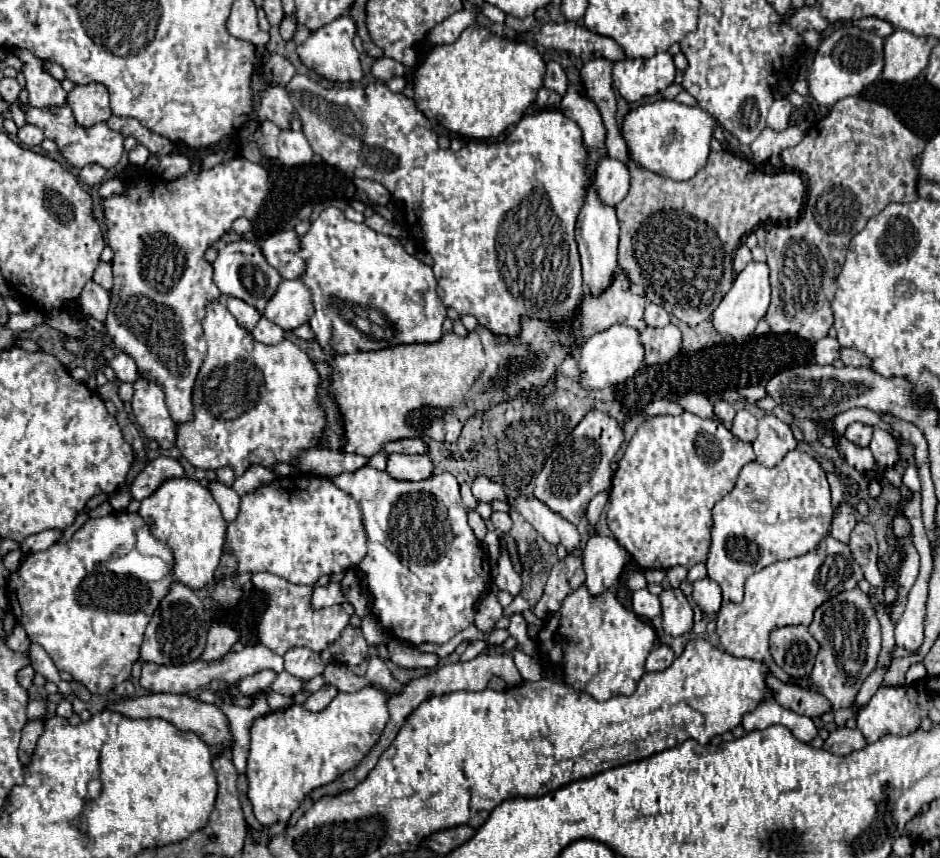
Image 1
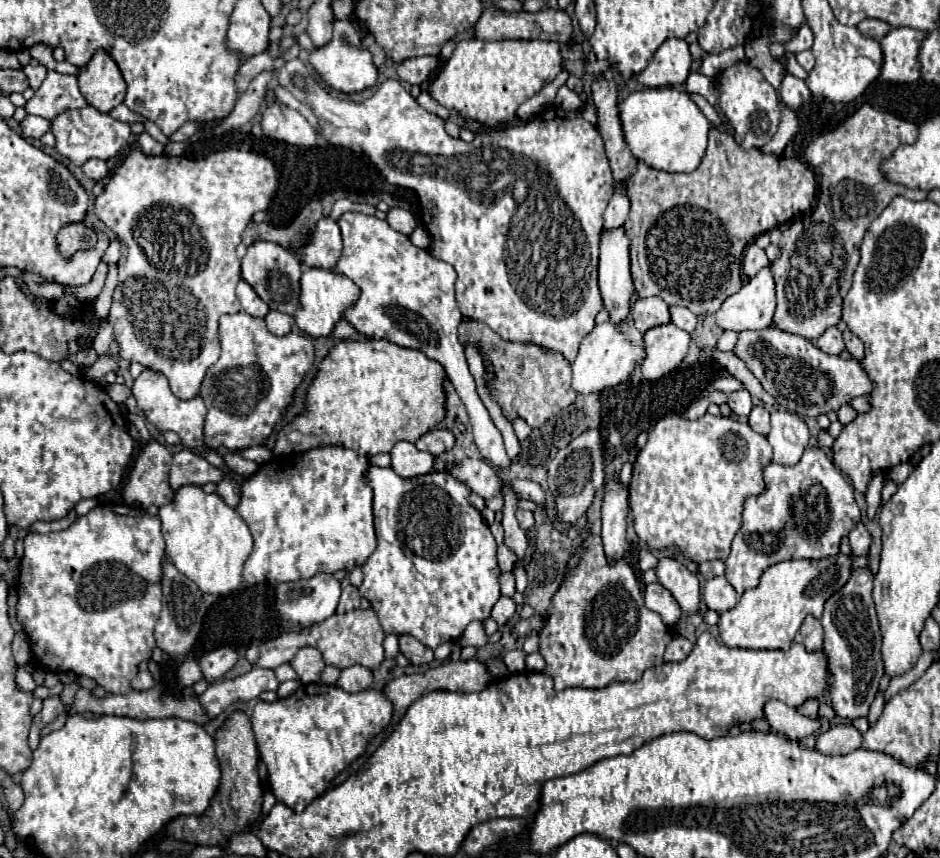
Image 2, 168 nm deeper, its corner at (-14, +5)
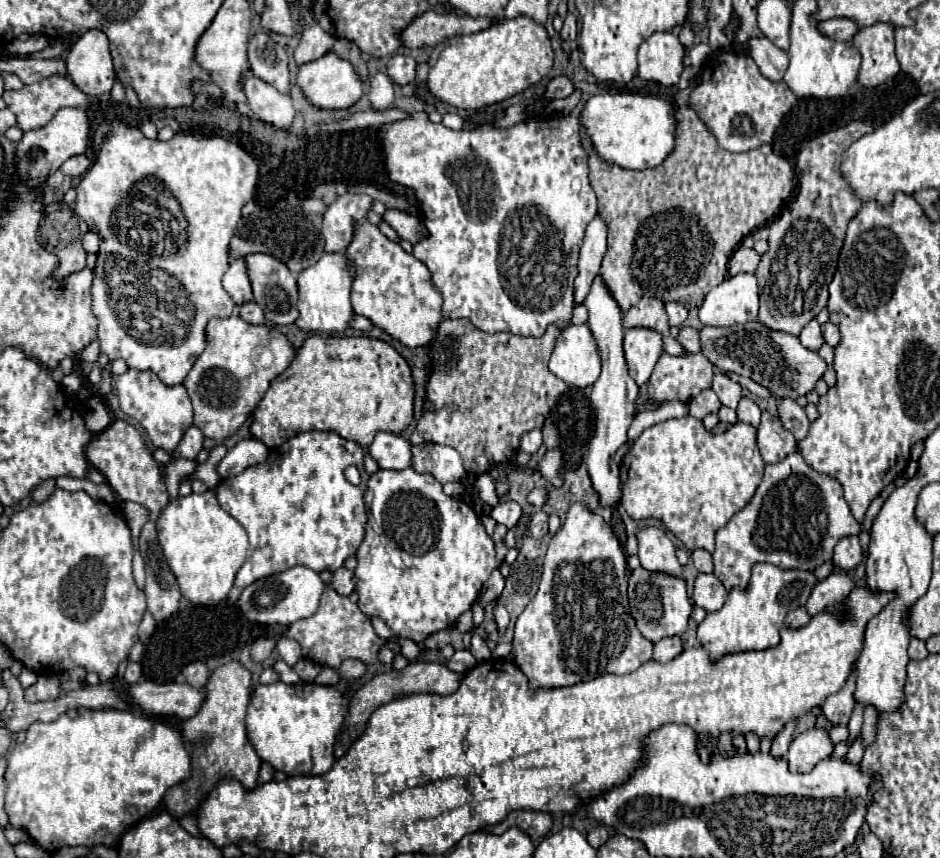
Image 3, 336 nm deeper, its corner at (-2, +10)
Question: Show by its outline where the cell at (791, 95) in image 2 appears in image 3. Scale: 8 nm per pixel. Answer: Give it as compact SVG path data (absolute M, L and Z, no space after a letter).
M752 38L748 40L748 44L750 56L754 58L764 78L772 78L772 82L782 80L784 72L788 70L788 54L774 46L768 38Z

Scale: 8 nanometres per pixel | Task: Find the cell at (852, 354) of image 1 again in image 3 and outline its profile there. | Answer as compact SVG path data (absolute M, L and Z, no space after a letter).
M832 322L822 324L822 334L824 334L826 344L830 344L830 346L838 346L840 344L840 330Z

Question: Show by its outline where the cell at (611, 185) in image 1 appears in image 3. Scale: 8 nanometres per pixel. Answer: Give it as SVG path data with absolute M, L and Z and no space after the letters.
M596 216L586 228L584 244L580 248L580 260L578 260L578 278L574 282L574 288L576 288L574 302L576 304L584 302L590 290L590 284L600 270L600 262L606 252L606 230L608 226L600 216Z

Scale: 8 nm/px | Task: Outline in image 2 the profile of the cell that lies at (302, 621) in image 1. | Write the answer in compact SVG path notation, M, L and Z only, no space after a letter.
M346 585L342 589L342 595L340 595L340 605L338 605L338 613L344 613L344 611L354 611L360 607L360 591L358 587L354 585Z

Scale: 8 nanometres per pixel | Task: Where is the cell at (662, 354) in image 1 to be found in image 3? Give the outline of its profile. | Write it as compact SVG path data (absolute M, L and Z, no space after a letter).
M630 328L624 334L624 354L632 380L642 386L652 376L660 354L664 352L662 334L648 328Z

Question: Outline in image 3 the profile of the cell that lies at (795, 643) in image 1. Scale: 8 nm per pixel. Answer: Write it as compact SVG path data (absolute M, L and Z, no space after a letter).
M798 608L798 610L790 612L788 618L786 618L786 626L788 626L788 628L802 628L802 626L806 626L808 622L810 622L810 616L808 616L806 608Z

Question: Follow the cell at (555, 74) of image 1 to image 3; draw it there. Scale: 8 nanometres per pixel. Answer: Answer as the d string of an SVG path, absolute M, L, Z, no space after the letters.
M556 76L548 82L548 88L546 88L546 94L544 98L546 100L554 100L554 98L568 98L570 94L574 92L574 84L568 76Z

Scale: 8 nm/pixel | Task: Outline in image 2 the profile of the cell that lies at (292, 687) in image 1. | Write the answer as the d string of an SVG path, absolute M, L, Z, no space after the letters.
M254 667L250 673L240 675L236 679L224 679L218 683L208 685L208 689L202 695L196 695L204 713L208 719L218 717L232 701L248 701L258 697L262 691L276 691L278 679L272 669Z

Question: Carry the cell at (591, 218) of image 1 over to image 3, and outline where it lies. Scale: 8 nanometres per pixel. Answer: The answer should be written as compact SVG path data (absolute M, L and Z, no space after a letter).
M602 274L594 278L584 304L590 312L588 326L592 330L592 336L598 344L598 352L602 358L602 374L594 382L592 394L590 394L590 402L596 412L596 430L594 430L594 438L586 454L586 466L588 466L592 486L600 496L600 506L606 508L606 506L614 506L620 500L620 474L618 474L618 464L614 462L614 454L626 442L626 430L634 420L634 414L636 414L634 402L636 402L638 386L628 374L628 366L626 366L626 358L622 350L622 336L624 336L622 310L618 302L614 300L612 292L608 290L608 286L604 284Z

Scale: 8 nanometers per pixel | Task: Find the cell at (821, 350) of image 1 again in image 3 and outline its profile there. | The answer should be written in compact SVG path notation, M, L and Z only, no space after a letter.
M812 320L804 326L804 330L800 332L800 342L810 350L820 350L820 346L824 344L824 338L822 338L820 324L816 320Z

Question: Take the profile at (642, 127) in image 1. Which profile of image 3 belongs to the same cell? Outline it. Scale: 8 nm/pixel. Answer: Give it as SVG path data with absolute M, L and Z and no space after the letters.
M600 94L592 96L580 116L600 158L630 170L660 166L676 146L676 108L672 102L642 94Z

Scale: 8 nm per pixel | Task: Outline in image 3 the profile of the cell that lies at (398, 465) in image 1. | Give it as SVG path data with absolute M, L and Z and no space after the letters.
M380 432L374 442L368 446L370 456L386 470L404 470L412 462L412 446L398 434Z

